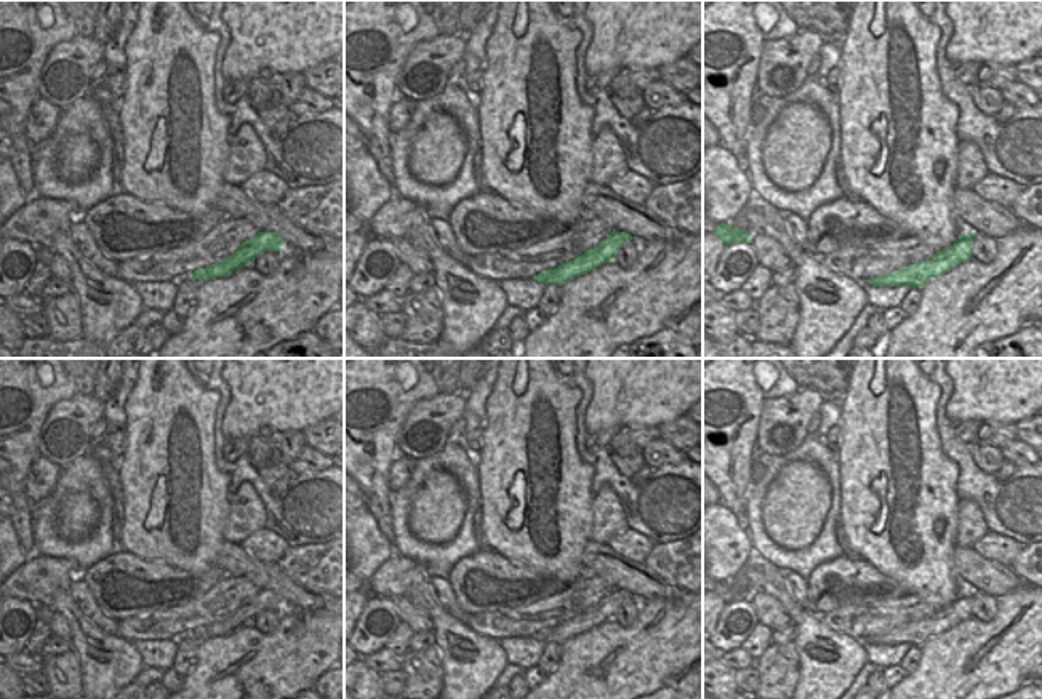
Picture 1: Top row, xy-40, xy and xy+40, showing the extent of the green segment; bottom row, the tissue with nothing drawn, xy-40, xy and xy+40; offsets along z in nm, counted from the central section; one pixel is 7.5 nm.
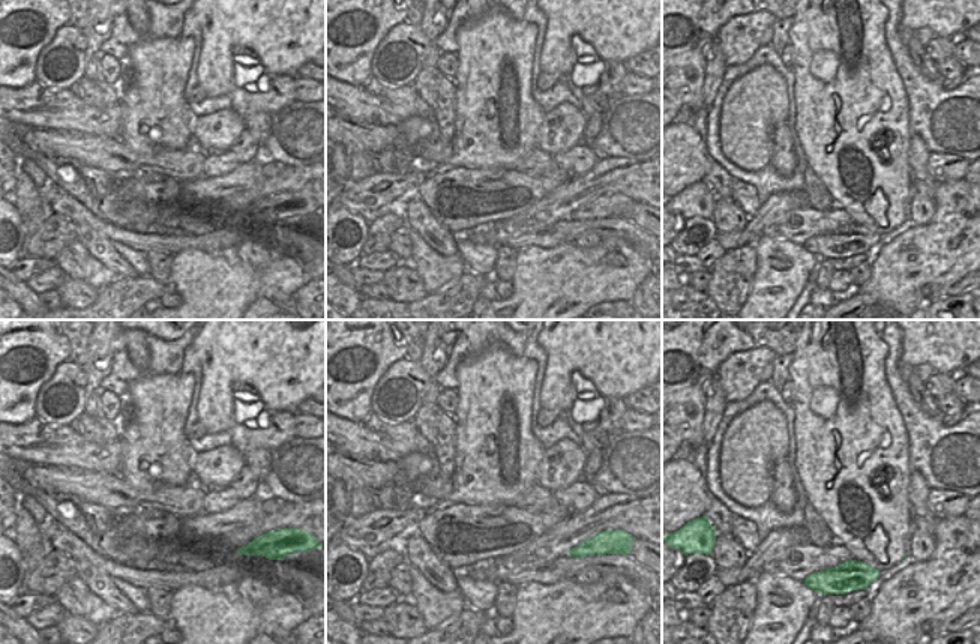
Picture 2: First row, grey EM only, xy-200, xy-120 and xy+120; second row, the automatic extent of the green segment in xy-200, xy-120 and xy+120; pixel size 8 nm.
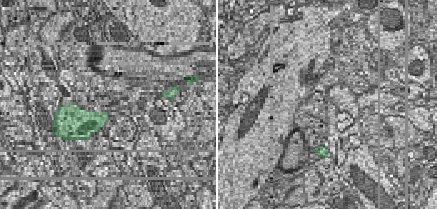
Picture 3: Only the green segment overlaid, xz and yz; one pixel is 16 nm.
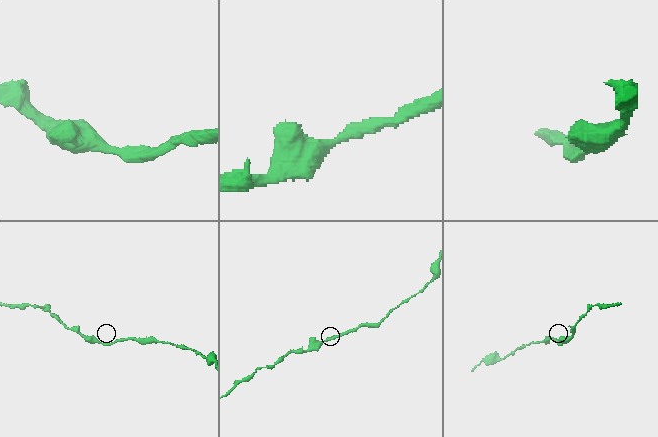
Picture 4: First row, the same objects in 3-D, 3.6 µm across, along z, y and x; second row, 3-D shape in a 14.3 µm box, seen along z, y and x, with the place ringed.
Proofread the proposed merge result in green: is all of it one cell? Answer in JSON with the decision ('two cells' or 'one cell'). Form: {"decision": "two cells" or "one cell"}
{"decision": "one cell"}

